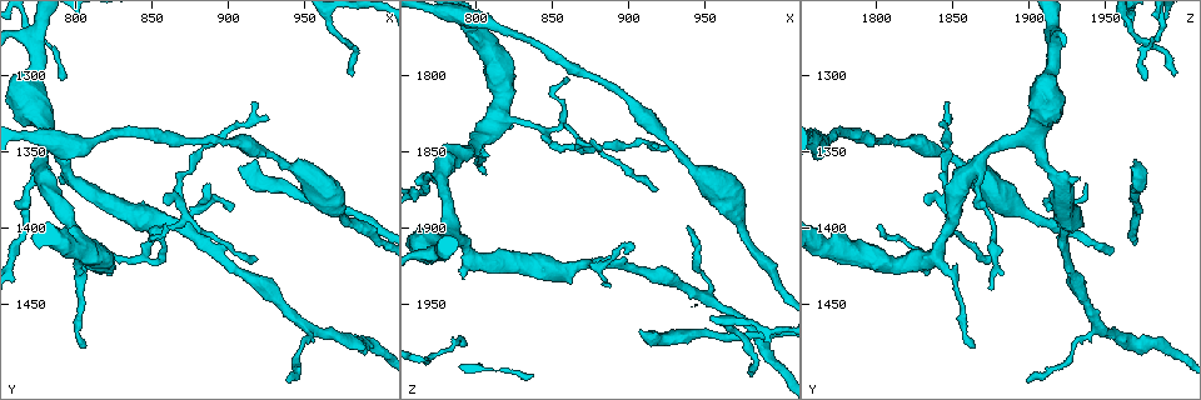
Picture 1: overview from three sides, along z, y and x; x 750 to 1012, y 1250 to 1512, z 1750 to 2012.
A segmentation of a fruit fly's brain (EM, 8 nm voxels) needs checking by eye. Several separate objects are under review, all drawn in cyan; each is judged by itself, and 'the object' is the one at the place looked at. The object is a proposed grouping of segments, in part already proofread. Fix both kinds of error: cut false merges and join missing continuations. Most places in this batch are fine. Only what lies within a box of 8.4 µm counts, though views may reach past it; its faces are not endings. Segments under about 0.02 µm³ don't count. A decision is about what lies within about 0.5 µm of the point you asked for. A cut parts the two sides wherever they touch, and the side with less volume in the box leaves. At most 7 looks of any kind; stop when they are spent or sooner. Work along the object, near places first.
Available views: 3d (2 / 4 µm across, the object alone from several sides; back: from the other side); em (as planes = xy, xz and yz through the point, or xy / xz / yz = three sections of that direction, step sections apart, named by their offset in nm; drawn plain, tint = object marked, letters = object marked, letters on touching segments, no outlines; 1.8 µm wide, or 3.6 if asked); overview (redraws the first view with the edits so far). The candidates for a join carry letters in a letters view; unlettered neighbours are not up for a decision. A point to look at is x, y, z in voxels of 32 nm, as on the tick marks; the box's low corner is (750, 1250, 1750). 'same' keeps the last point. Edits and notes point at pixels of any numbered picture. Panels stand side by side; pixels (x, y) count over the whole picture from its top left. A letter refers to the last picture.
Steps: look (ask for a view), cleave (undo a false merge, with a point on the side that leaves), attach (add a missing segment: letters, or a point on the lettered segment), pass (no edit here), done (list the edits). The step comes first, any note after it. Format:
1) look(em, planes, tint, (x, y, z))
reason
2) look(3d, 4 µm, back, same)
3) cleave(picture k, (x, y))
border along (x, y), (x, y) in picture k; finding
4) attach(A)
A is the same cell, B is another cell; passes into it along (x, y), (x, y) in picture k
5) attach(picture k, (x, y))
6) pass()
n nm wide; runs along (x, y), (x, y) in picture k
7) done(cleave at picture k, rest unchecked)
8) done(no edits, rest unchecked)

look(em, planes, plain, (942, 1376, 1970))
sudden change in width

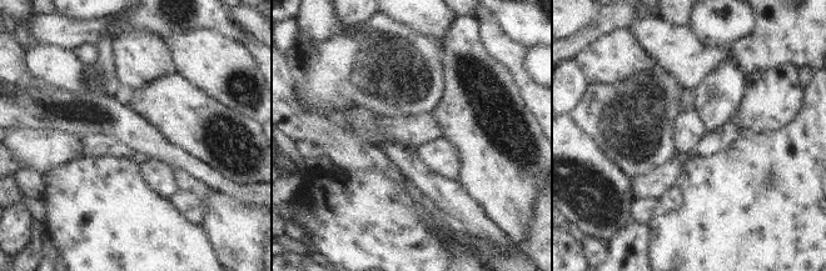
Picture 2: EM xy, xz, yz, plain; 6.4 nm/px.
look(em, planes, letters, same)
what lies round it

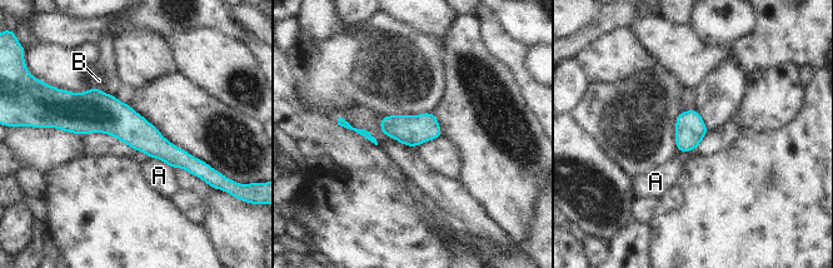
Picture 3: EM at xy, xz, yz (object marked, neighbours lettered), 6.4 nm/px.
pass()
A and B are other cells; continuous, no second neuron

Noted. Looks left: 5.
look(em, xz, step 16, letters, (814, 1422, 1830))

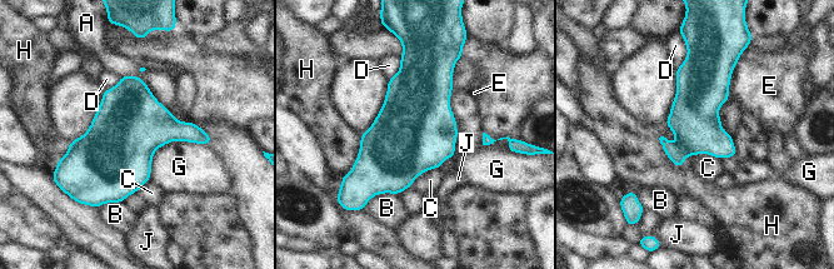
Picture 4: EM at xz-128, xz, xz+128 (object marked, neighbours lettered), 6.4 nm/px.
pass()
A, B, C, D, E, G, H and J are other cells; border along (683, 157), (710, 154), (720, 159) in picture 4; one neuron here

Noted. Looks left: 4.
look(em, 3.6 µm, planes, letters, (782, 1332, 1906))
thin arm on a thick one

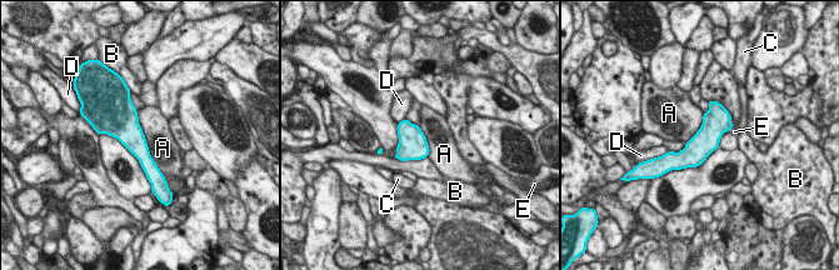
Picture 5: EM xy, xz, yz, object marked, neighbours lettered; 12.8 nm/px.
pass()
A touches over 950 nm; A, B, C, D and E are other cells; border along (135, 109), (149, 154), (164, 176) in picture 5; continuous, no second neuron

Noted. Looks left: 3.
done(no edits, rest unchecked)

